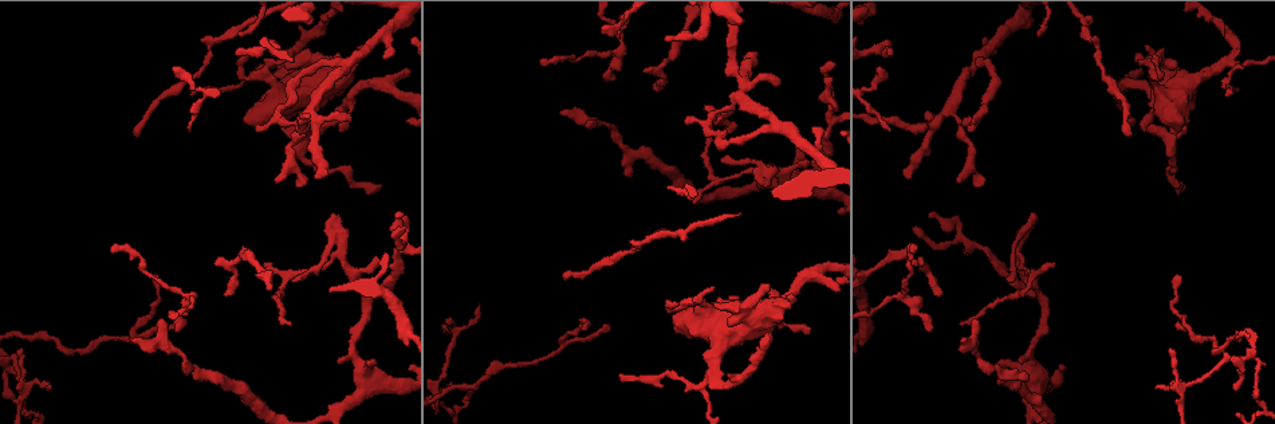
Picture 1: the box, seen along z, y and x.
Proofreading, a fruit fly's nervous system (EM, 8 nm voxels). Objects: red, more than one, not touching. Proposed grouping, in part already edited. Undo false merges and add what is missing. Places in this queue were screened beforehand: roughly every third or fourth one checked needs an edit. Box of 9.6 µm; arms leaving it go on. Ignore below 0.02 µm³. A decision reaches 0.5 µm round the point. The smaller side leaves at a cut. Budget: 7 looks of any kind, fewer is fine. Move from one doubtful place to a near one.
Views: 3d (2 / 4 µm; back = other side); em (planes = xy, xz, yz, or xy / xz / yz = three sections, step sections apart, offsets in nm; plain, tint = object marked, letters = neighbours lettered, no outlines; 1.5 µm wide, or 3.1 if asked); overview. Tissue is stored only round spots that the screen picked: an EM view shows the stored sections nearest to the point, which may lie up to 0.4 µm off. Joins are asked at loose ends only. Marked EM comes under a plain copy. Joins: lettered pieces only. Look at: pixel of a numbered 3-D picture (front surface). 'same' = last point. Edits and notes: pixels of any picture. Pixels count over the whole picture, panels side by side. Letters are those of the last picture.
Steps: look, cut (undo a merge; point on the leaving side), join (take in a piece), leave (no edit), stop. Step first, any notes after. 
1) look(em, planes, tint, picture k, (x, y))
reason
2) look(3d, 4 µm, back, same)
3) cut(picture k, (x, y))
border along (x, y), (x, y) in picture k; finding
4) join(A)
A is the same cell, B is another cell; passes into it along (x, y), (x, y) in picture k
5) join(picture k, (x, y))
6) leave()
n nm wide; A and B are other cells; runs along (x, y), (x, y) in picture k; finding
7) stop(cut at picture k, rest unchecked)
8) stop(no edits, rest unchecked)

look(3d, 2 µm, back, picture 1, (541, 61))
an open end

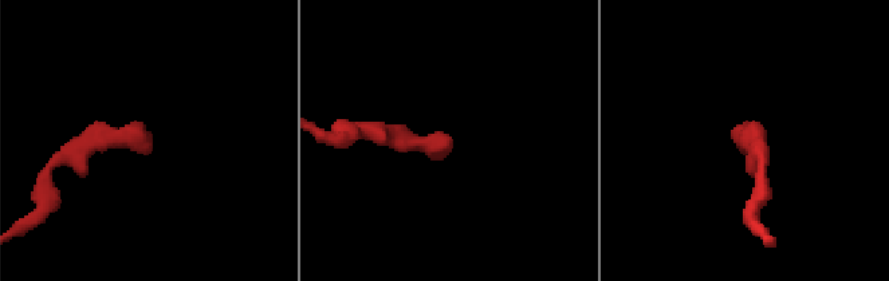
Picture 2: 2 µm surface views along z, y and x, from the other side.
look(em, planes, letters, picture 2, (452, 144))

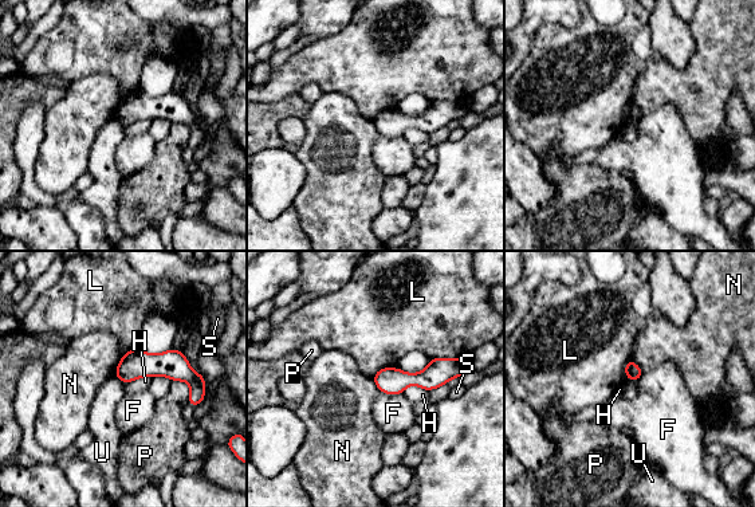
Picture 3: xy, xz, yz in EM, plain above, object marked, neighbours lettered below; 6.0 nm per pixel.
leave()
F, H, L, N, P, S and U are other cells; no lettered piece goes on from it

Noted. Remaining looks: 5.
look(3d, 2 µm, picture 1, (904, 295))
calibre changes

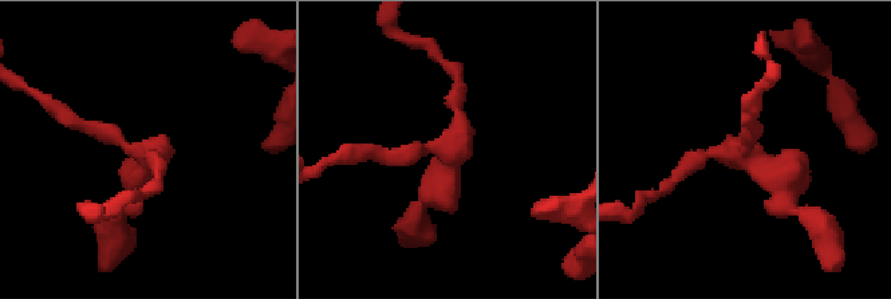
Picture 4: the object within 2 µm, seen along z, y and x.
look(em, planes, letters, picture 4, (447, 146))
now the EM

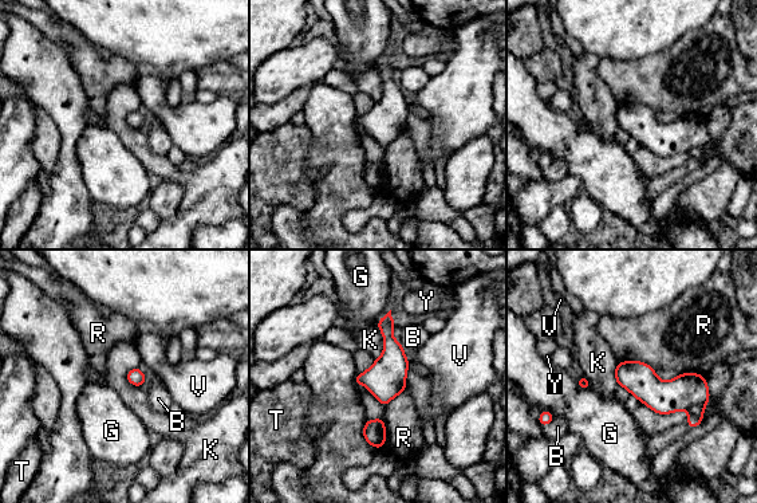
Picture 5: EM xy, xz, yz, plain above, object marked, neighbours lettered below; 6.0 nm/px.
leave()
200 nm wide; B, G, K, R, T, V and Y are other cells; border along (619, 361), (643, 361), (655, 372) in picture 5; continuous, no second neuron

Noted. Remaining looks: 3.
look(em, planes, letters, picture 1, (445, 353))
a narrow waist

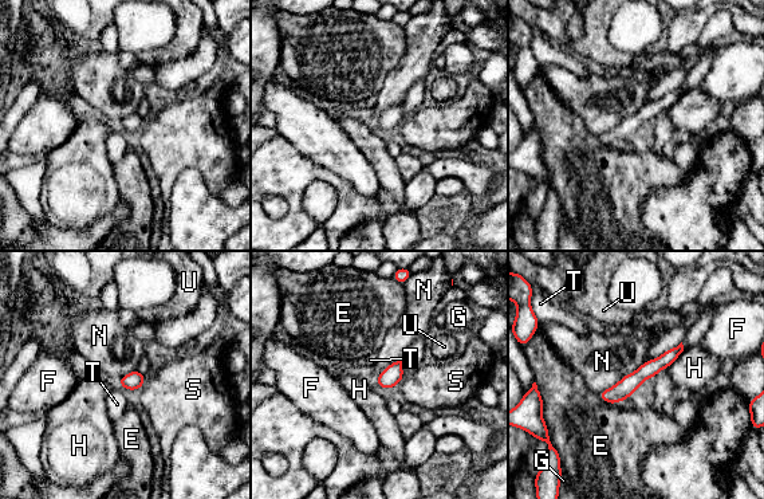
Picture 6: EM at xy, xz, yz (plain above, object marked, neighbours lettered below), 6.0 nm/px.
leave()
E, F, G, H, N, S, T and U are other cells; border along (645, 362), (599, 393) in picture 6; all the same neuron

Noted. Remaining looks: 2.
stop(no edits, rest unchecked)

